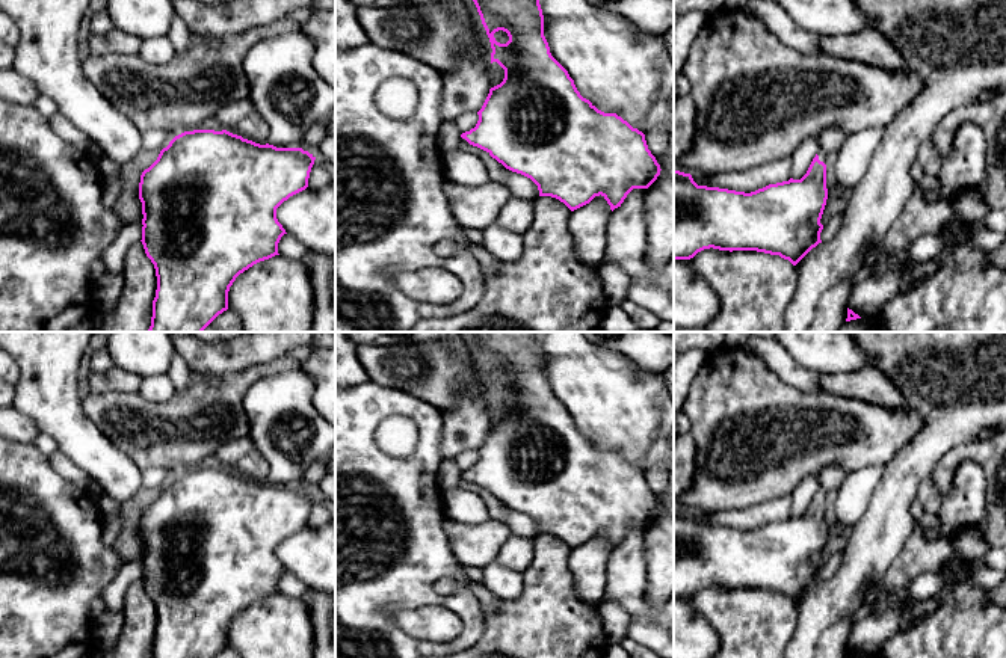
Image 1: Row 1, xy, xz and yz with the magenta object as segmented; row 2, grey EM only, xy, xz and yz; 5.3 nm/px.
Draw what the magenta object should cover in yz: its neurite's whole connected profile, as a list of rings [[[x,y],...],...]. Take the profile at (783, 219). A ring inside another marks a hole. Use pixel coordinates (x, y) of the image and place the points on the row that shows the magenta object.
[[[837,125],[820,131],[819,151],[801,180],[769,184],[751,193],[698,186],[690,174],[674,169],[674,260],[690,260],[704,249],[757,251],[779,255],[796,266],[820,240],[826,199],[826,158],[838,152],[847,134]]]

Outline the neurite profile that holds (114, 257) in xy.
[[[140,214],[140,217],[136,222],[122,226],[112,244],[103,252],[100,261],[104,266],[104,273],[122,272],[125,255],[130,246],[142,240],[142,219],[143,214]]]

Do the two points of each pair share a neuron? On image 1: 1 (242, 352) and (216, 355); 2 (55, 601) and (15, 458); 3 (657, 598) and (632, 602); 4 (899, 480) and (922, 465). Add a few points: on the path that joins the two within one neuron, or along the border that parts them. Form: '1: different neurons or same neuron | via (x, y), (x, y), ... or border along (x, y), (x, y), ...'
1: same neuron | via (236, 352), (222, 355)
2: same neuron | via (83, 566), (74, 551), (73, 541), (35, 494)
3: different neurons | border along (647, 563), (647, 602), (657, 608)
4: same neuron | via (905, 474), (916, 465)

